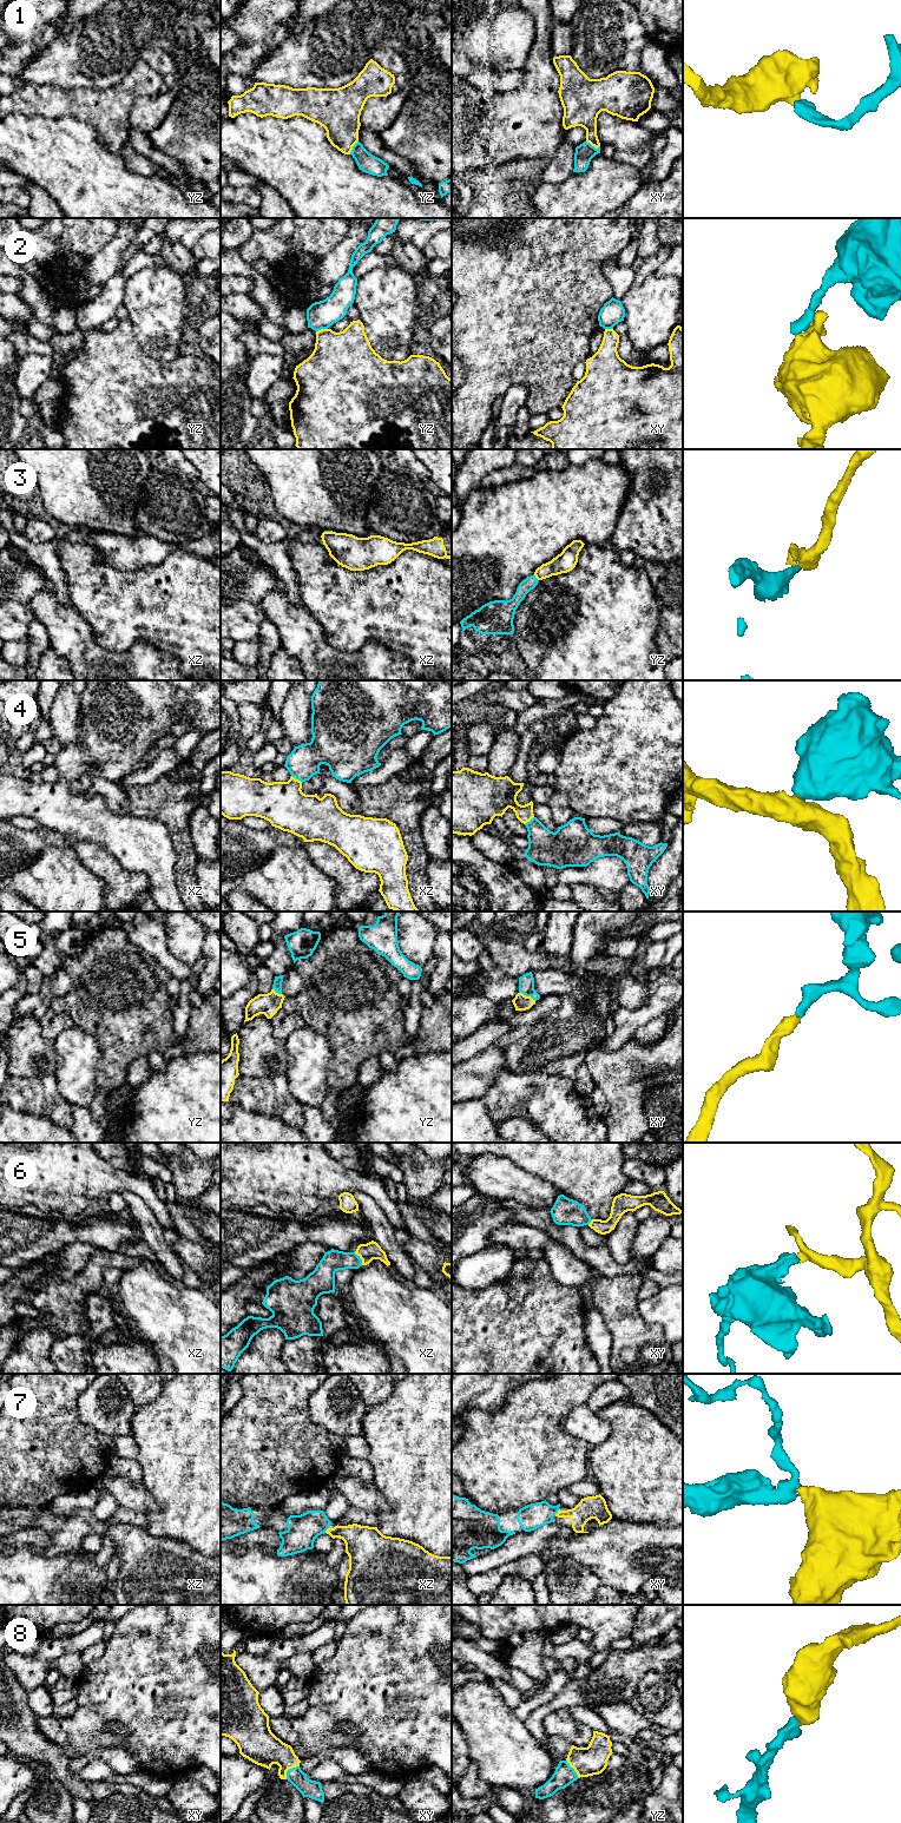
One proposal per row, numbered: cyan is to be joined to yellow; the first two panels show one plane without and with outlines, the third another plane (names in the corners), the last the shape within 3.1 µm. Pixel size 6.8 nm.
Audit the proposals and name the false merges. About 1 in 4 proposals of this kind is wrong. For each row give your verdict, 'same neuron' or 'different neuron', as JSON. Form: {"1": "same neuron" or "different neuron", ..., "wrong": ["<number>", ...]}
{"1": "different neuron", "2": "different neuron", "3": "different neuron", "4": "same neuron", "5": "same neuron", "6": "same neuron", "7": "same neuron", "8": "same neuron", "wrong": ["1", "2", "3"]}

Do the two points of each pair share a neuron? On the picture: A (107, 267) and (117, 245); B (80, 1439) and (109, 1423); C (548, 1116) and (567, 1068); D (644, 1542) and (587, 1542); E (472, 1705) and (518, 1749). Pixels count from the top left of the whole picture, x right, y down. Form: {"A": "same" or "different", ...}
{"A": "same", "B": "different", "C": "different", "D": "same", "E": "same"}

